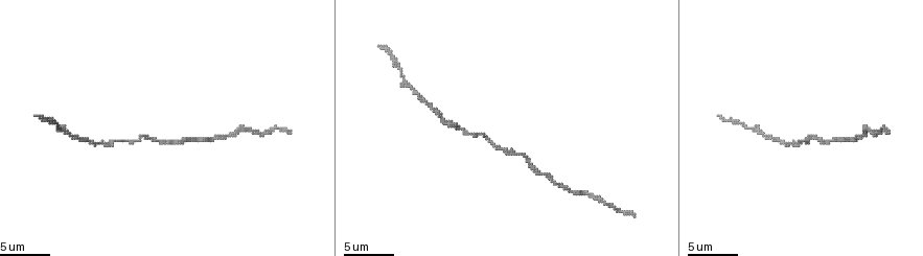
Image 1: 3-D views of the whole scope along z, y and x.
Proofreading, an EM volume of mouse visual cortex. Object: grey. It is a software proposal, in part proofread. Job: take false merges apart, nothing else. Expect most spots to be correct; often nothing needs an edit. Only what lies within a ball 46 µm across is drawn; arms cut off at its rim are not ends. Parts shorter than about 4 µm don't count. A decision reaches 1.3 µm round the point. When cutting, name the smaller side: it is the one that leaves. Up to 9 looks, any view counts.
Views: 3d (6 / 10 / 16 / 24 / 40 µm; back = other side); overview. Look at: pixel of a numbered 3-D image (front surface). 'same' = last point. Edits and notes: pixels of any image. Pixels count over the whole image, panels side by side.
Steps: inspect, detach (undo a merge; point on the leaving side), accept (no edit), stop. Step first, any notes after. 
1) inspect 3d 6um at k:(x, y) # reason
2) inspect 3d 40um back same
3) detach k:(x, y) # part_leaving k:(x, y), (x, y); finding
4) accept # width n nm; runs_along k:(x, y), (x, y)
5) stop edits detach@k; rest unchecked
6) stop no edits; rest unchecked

inspect 3d 10um at 1:(867, 129) # sudden change in width

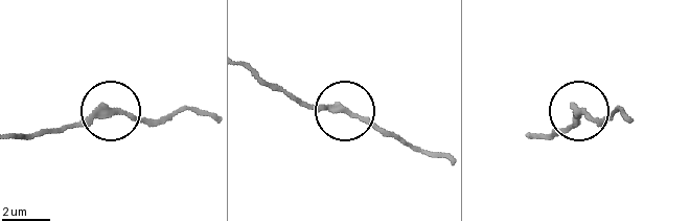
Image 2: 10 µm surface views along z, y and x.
accept # width 230 nm; runs_along 2:(16, 139), (82, 128), (112, 111), (158, 122); all the same neuron

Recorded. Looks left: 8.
inspect 3d 6um at 1:(508, 153) # thick turns thin

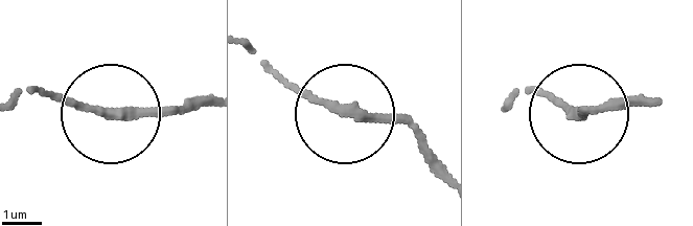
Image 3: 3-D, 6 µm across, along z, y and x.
accept # width 230 nm; runs_along 3:(292, 88), (357, 118), (398, 121), (435, 155); one neuron here

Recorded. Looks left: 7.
inspect 3d 6um at 1:(58, 125) # a narrow waist

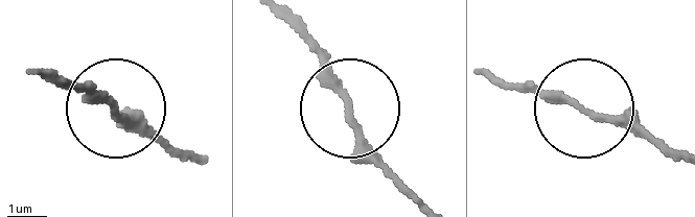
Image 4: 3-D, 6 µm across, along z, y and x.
accept # width 170 nm; runs_along 4:(204, 162), (103, 98), (58, 81); one neuron here

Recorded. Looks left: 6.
inspect 3d 16um at 1:(789, 143) # sudden change in width

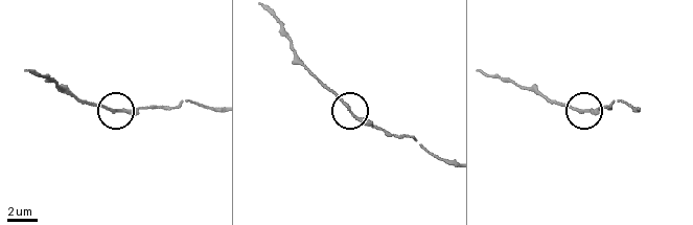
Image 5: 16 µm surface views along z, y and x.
accept # runs_along 5:(193, 103), (184, 100), (172, 107), (109, 110), (84, 103); continuous, no second neuron

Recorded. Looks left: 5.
stop no edits; rest unchecked

